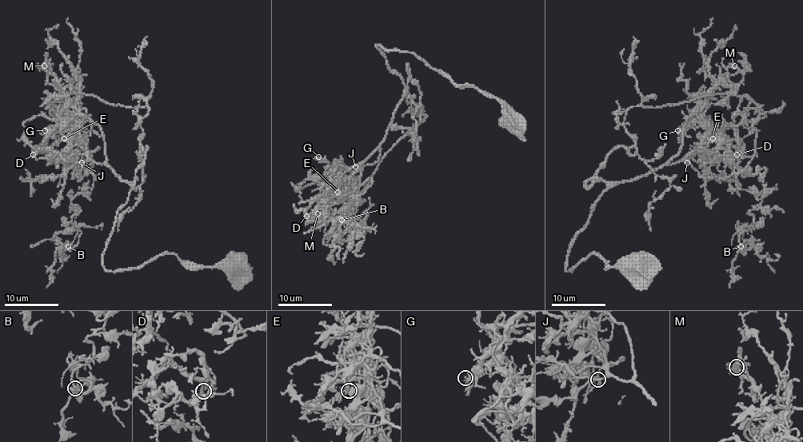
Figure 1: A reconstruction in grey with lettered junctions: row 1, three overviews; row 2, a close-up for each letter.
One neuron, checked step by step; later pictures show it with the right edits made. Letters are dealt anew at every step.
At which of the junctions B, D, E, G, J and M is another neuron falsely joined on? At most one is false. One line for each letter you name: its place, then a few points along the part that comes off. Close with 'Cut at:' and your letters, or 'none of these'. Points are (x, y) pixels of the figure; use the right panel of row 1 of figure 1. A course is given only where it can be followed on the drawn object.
E: at (713, 138); foreign part runs (713, 138), (697, 145), (725, 141), (725, 121), (750, 128), (765, 114), (737, 176), (762, 201), (729, 288)
Cut at: E

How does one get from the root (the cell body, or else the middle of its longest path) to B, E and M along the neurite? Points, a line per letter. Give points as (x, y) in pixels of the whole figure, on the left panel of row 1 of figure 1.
B: (237, 263), (159, 254), (108, 272), (131, 187), (74, 121), (93, 185), (70, 201), (81, 234), (68, 246)
E: (237, 263), (159, 254), (108, 272), (103, 251), (131, 187), (84, 142), (64, 138)
M: (237, 263), (159, 254), (137, 268), (104, 268), (131, 187), (107, 164), (101, 129), (44, 65)

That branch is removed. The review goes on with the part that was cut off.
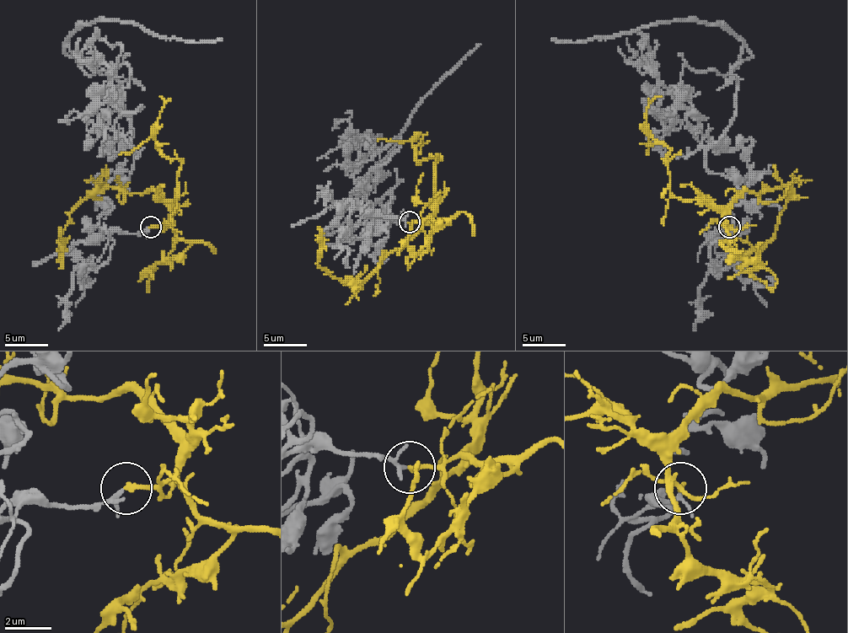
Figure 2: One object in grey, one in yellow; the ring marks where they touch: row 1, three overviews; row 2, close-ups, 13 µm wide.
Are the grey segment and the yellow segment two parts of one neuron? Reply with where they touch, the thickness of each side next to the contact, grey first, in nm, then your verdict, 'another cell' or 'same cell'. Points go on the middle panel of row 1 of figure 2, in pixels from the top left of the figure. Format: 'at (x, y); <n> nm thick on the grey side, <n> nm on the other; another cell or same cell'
at (409, 222); 110 nm thick on the grey side, 200 nm on the other; another cell

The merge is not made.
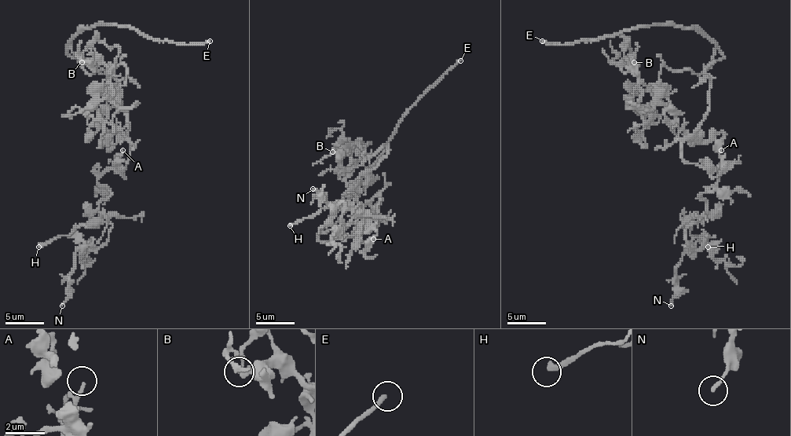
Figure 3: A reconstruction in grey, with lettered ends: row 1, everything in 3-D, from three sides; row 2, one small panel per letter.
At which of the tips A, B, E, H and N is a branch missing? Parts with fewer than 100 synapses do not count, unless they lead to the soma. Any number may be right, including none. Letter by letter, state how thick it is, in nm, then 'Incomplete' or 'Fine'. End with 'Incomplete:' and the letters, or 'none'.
A: Thickness 130 nm. Fine
B: Thickness 110 nm. Fine
E: Thickness 240 nm. Incomplete
H: Thickness 240 nm. Fine
N: Thickness 160 nm. Fine
Incomplete: E

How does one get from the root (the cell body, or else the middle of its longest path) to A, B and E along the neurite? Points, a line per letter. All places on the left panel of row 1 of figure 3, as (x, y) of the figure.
A: (119, 82), (119, 97), (128, 122), (130, 144), (130, 157), (122, 171), (126, 177), (120, 169), (122, 150)
B: (119, 82), (67, 53), (89, 74), (126, 68), (124, 83), (100, 93), (116, 46), (95, 41), (82, 62)
E: (119, 82), (67, 53), (67, 45), (83, 29), (128, 25), (159, 41), (186, 45), (210, 41)

